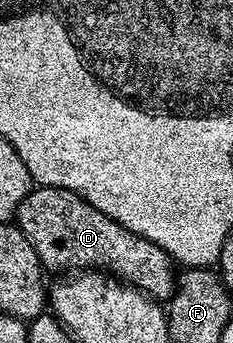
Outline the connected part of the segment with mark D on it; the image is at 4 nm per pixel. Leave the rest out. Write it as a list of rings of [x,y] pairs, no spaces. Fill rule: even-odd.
[[[47,185],[31,188],[30,194],[22,200],[18,208],[16,224],[28,239],[28,243],[32,243],[43,270],[50,272],[51,269],[52,272],[58,273],[54,275],[66,275],[71,271],[94,271],[101,267],[117,280],[134,286],[135,289],[139,289],[147,297],[152,297],[159,303],[169,302],[174,296],[176,265],[172,258],[160,247],[156,247],[156,243],[143,237],[137,237],[120,223],[108,219],[108,215],[96,211],[92,203],[88,203],[72,191]]]

